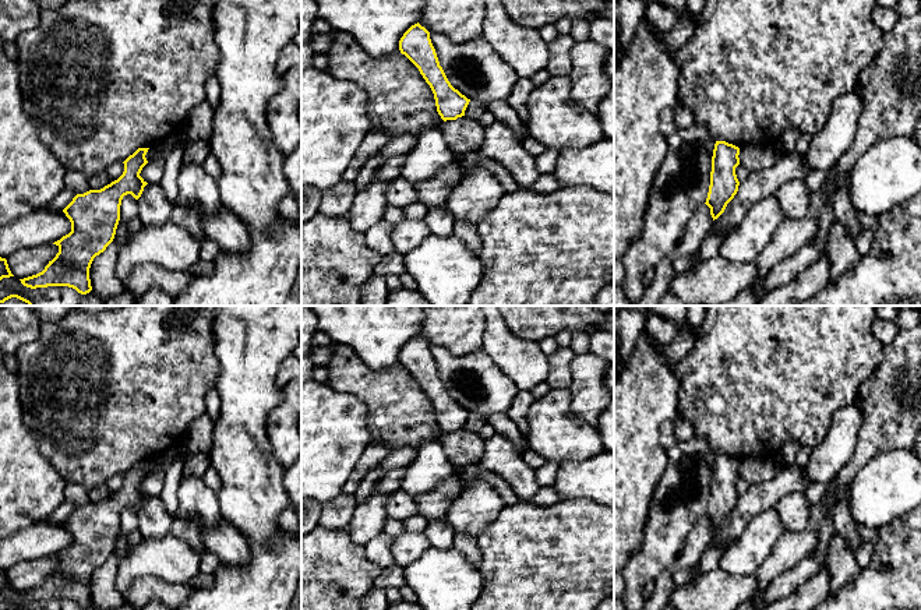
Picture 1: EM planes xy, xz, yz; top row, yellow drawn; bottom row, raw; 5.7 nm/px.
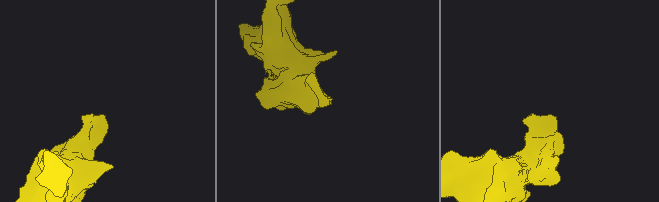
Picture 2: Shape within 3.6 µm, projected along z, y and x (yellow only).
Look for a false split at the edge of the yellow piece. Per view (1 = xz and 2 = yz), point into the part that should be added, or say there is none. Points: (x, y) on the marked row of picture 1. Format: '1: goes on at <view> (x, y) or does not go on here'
1: does not go on here
2: does not go on here

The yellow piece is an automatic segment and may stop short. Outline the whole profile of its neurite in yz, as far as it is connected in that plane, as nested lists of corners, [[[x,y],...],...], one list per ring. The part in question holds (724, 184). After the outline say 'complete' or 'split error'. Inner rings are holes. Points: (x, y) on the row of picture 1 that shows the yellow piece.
[[[716,141],[712,156],[710,186],[706,205],[710,215],[717,219],[726,209],[727,204],[738,191],[740,181],[735,168],[740,165],[740,148],[726,141]]]; complete

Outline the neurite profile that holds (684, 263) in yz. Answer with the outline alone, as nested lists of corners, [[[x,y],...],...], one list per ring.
[[[695,254],[692,255],[681,255],[673,261],[673,269],[675,274],[687,272],[696,264]]]

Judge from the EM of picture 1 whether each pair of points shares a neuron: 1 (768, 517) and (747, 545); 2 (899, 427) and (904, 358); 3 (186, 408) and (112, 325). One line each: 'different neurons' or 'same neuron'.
1: same neuron
2: same neuron
3: same neuron

